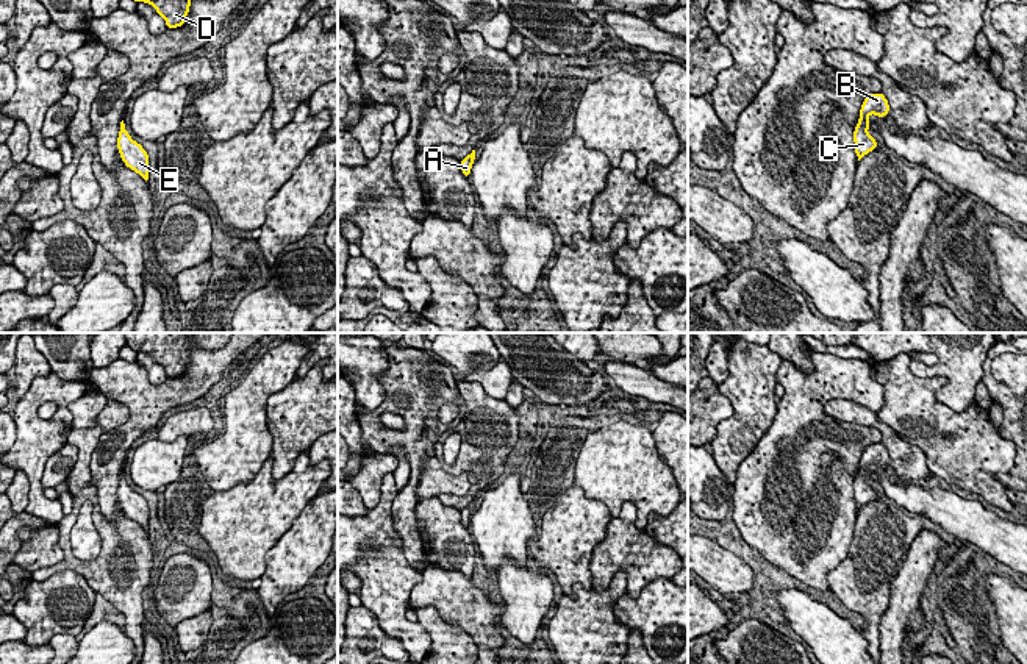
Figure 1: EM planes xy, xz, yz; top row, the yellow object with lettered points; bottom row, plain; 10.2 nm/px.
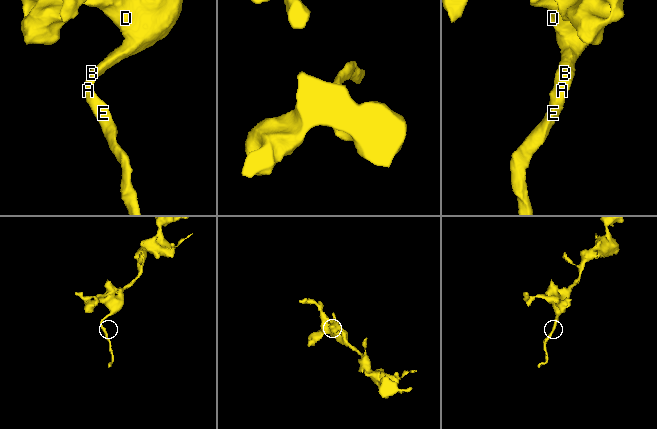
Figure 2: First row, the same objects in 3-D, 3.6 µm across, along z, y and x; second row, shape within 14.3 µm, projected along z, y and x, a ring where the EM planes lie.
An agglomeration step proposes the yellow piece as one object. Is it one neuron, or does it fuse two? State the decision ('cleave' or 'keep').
keep

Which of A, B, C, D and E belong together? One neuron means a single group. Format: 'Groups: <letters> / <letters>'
Groups: A B C D E

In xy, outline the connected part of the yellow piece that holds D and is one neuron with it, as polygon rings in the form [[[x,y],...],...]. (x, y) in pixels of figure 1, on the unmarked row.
[[[123,333],[134,352],[150,353],[164,367],[167,378],[181,377],[189,362],[191,348],[219,350],[231,333]]]

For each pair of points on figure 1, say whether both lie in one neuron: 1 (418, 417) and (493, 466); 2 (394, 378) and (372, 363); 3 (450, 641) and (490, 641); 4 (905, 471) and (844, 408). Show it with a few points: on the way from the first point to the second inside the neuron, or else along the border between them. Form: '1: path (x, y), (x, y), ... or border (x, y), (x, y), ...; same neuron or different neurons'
1: border (454, 425), (436, 441), (435, 455); different neurons
2: border (383, 349), (385, 399), (375, 408); different neurons
3: border (444, 619), (457, 624), (477, 647); different neurons
4: path (899, 450), (877, 424), (865, 416); same neuron

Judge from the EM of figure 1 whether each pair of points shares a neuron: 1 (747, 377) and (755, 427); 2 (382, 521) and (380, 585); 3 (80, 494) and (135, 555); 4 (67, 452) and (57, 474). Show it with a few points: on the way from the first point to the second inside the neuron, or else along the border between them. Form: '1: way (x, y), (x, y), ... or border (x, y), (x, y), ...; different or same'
1: way (751, 389), (752, 414); same
2: way (382, 536), (382, 569); same
3: way (97, 505), (97, 517), (118, 538); same
4: way (66, 456), (57, 469); same

